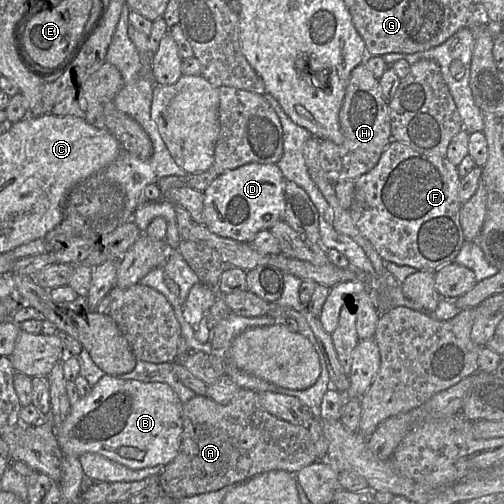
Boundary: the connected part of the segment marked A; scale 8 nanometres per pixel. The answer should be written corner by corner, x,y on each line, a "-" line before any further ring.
240,388
235,396
227,404
219,404
207,396
195,395
192,399
183,404
182,426
183,432
178,453
170,463
162,467
160,474
158,475
162,494
170,496
173,499
210,493
216,490
220,490
221,488
228,485
236,485
257,474
271,470
286,470
292,474
295,474
303,467
317,461
314,443
311,439
309,430
303,425
294,425
273,416
261,404
258,393
246,388

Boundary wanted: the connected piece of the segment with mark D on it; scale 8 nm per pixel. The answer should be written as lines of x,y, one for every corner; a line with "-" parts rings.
247,163
218,175
203,191
204,225
213,233
240,242
251,241
263,229
270,229
283,219
285,177
276,163

